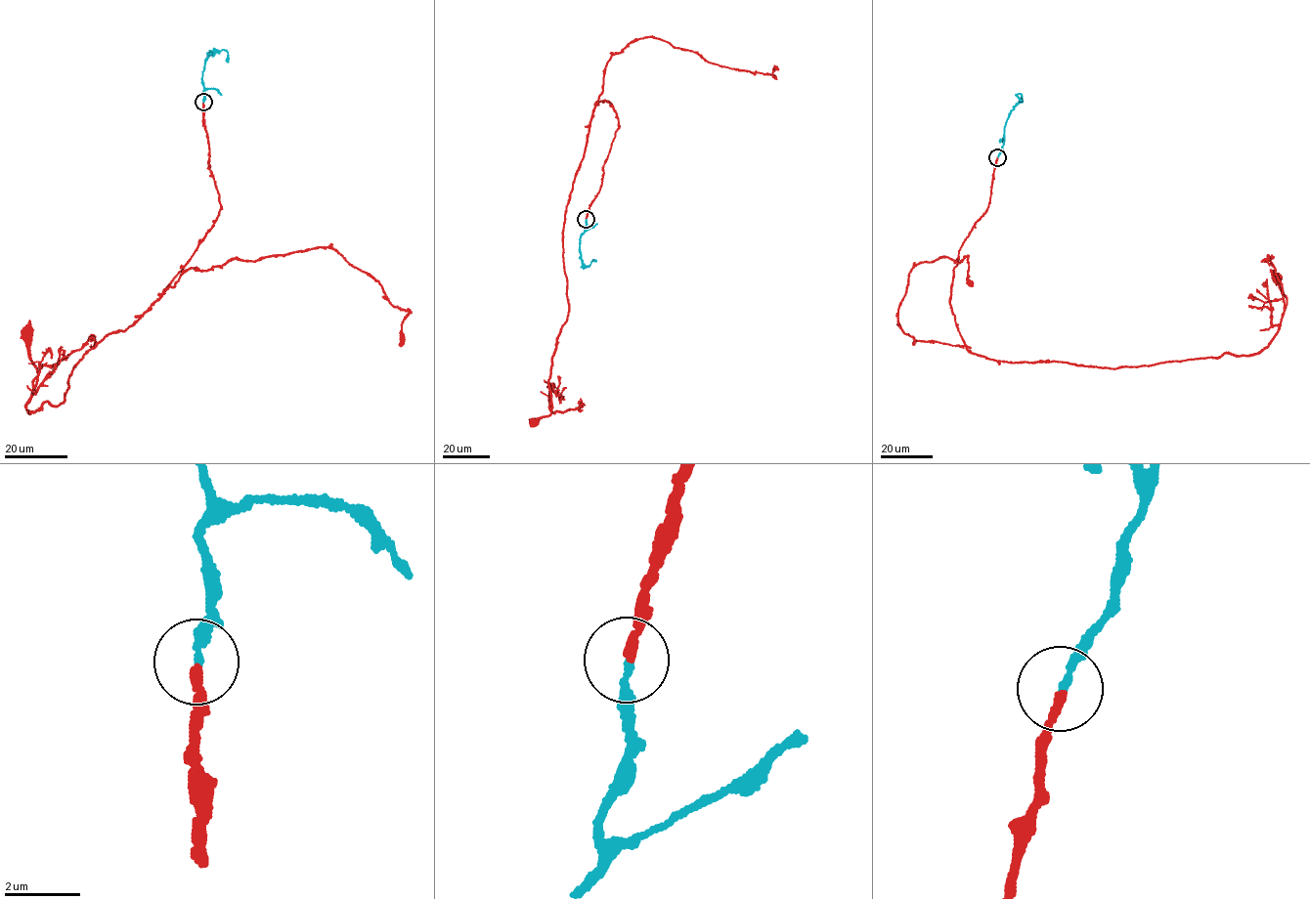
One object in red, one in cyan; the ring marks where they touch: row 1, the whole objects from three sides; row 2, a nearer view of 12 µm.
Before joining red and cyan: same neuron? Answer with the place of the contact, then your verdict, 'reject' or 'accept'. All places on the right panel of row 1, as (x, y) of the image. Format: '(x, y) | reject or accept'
(997, 157) | accept

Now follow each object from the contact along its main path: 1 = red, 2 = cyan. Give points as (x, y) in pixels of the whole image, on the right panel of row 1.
1: (998, 157), (953, 272), (972, 353), (1116, 368), (1253, 355), (1278, 330), (1277, 278)
2: (998, 157), (1008, 113), (1022, 97), (1021, 94), (1016, 95), (1022, 101)

